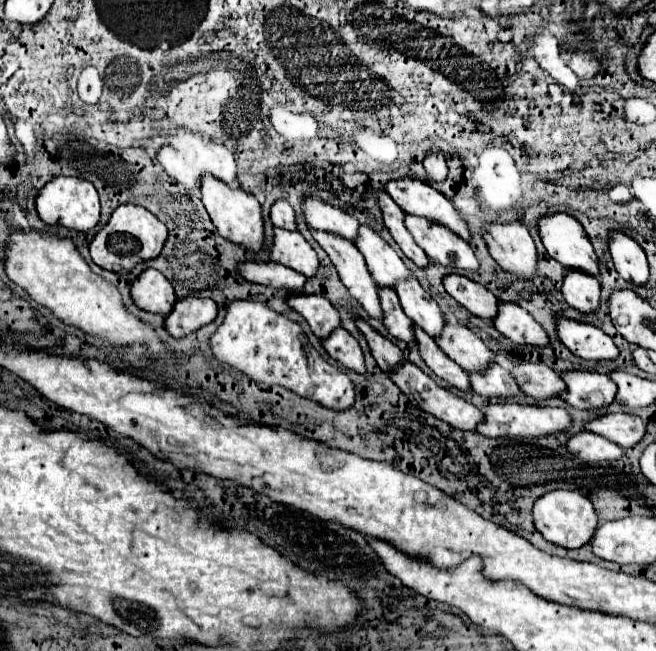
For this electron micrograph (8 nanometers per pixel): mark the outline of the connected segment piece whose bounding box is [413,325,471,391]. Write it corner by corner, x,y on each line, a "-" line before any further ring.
413,325
415,331
415,341
419,347
419,353
423,357
423,361
427,363
427,367
441,379
445,379
447,383
455,385
461,391
471,391
469,385
469,377
467,373
455,365
455,361
451,361
435,343
433,337
427,337
427,333
423,333
423,329
417,329
417,325

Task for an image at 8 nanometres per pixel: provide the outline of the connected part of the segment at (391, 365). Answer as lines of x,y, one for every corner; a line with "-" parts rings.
357,319
357,329
365,335
371,355
375,357
377,365
387,373
391,369
395,369
395,365
399,365
403,361
403,353
397,345
393,345
389,339
385,339
383,335
379,335
369,323
365,323
363,319

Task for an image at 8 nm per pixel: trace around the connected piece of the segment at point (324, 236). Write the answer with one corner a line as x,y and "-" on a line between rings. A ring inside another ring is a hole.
311,229
311,235
315,241
323,247
323,251
329,255
331,263
335,265
343,285
349,289
349,293
365,307
365,311
375,317
383,319
377,285
371,281
371,273
367,273
367,265
363,265
363,255
355,245
335,233
319,233

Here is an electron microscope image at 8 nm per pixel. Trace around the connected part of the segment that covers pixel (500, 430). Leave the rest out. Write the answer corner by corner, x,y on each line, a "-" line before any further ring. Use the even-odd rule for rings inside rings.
497,403
487,405
483,411
485,419
477,425
477,431
485,437
541,437
549,433
559,433
569,429
571,417
565,409
541,407
541,405
523,405
523,403

